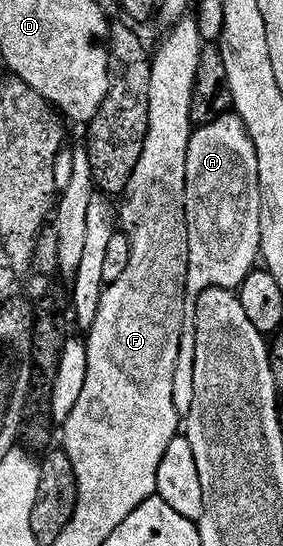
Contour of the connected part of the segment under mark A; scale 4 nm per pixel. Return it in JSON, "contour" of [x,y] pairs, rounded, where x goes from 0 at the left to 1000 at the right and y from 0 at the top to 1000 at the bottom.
{"contour":[[[813,207],[774,214],[746,227],[700,231],[675,247],[668,278],[657,284],[657,414],[668,421],[668,504],[661,505],[661,549],[686,555],[739,529],[834,531],[866,509],[905,491],[919,476],[922,438],[922,357],[919,321],[912,319],[908,277],[890,256],[880,255],[873,234],[841,209]]]}

